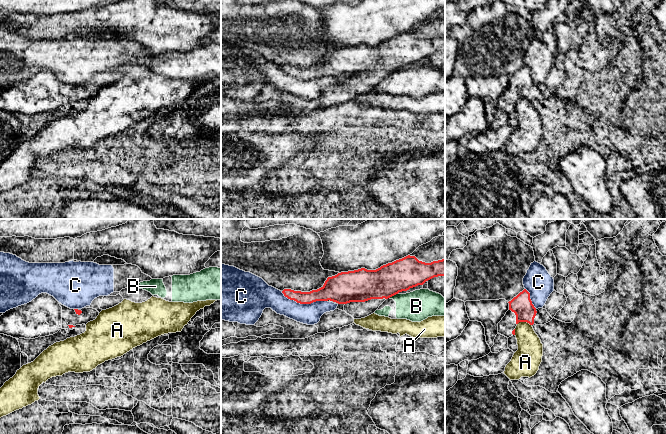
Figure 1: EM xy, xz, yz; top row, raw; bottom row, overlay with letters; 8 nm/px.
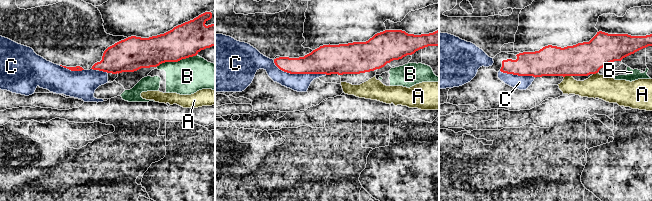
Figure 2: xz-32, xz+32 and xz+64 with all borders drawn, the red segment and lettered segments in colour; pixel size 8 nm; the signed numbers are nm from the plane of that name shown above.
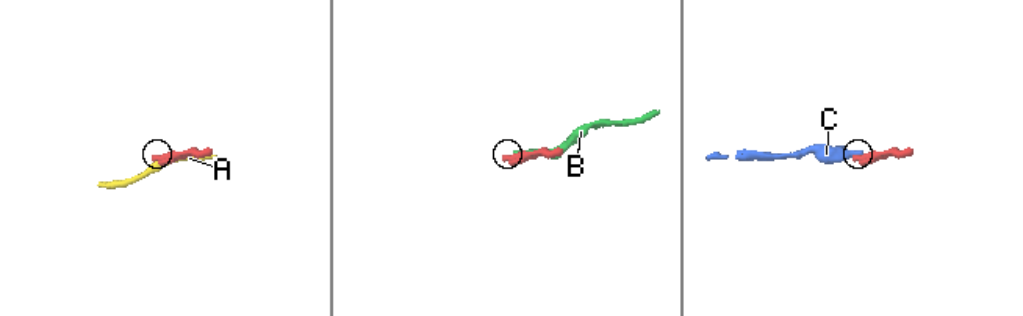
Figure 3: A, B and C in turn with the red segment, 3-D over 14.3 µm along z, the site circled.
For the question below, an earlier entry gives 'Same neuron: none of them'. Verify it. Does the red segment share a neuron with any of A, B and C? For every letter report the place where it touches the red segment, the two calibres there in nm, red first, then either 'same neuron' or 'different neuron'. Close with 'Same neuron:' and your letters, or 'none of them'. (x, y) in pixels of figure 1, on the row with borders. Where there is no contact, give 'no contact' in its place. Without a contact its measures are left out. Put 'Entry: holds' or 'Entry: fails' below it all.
A: meets red in yz at (524, 321); 170 nm thick on the red side, 200 nm on the other; different neuron
B: meets red in xz at (393, 295); 260 nm thick on the red side, 240 nm on the other; different neuron
C: meets red in xz at (304, 303); 170 nm thick on the red side, 170 nm on the other; different neuron
Same neuron: none of them
Entry: holds

